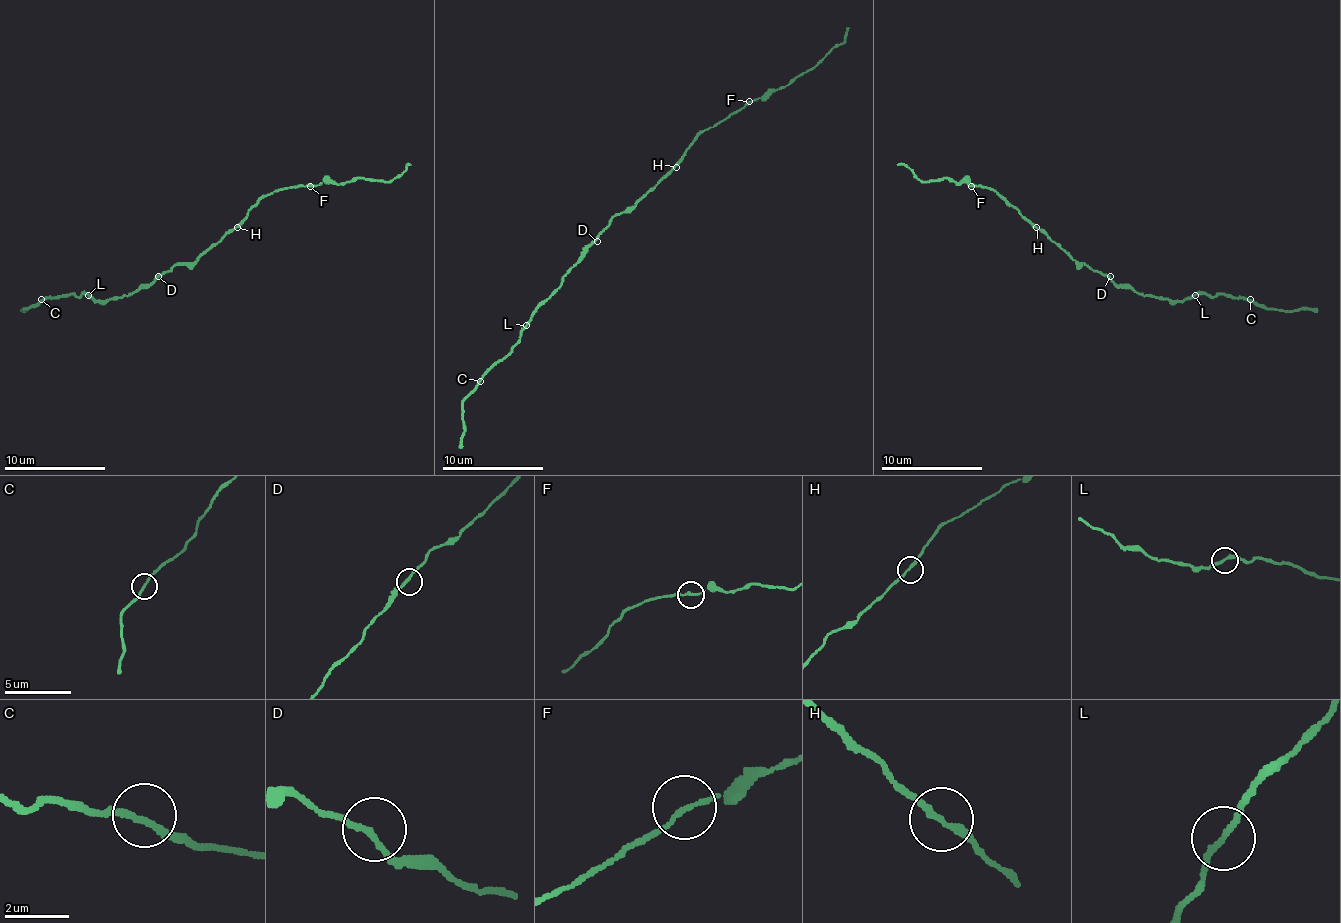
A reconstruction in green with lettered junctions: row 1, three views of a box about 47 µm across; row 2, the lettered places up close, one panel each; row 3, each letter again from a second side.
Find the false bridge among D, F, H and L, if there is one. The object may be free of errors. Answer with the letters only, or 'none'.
L

